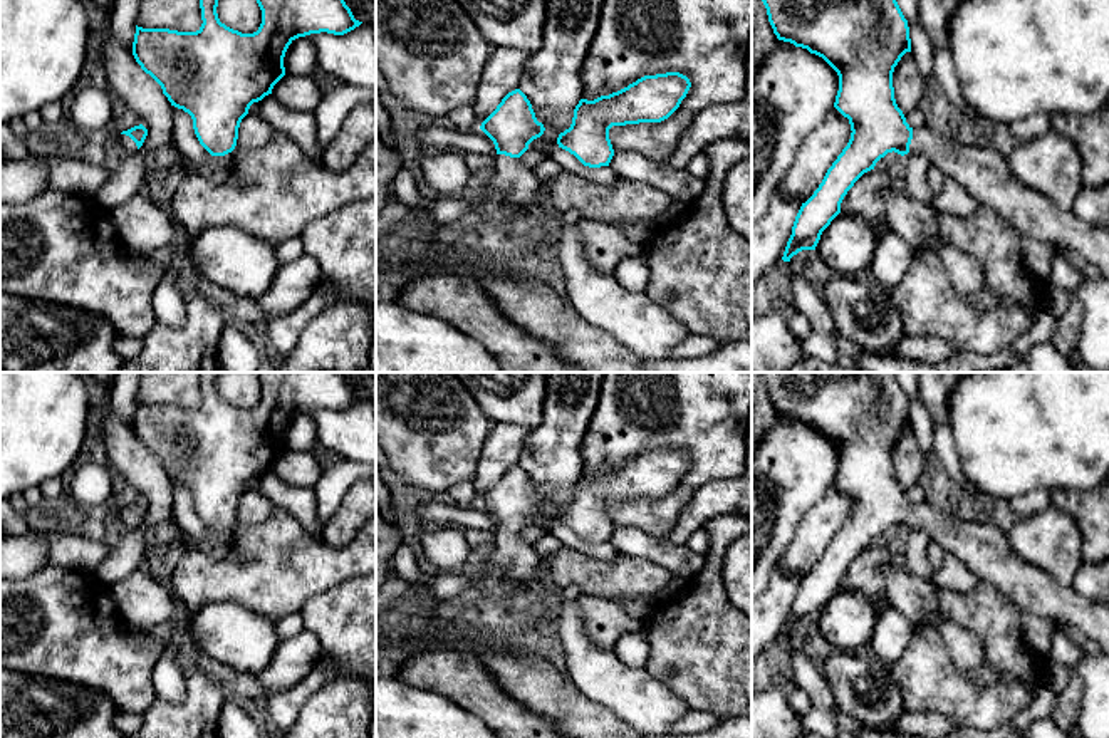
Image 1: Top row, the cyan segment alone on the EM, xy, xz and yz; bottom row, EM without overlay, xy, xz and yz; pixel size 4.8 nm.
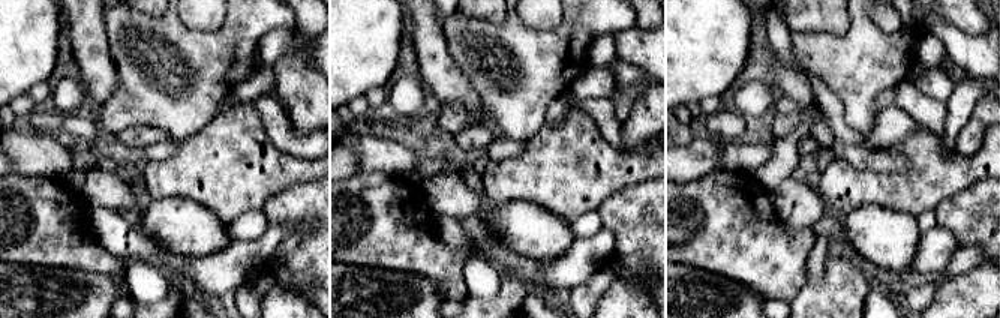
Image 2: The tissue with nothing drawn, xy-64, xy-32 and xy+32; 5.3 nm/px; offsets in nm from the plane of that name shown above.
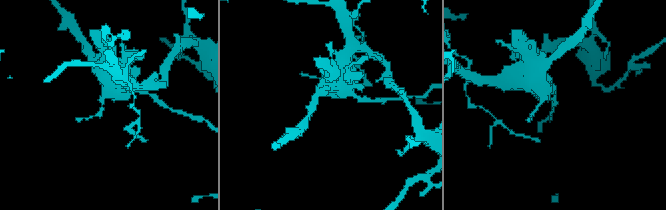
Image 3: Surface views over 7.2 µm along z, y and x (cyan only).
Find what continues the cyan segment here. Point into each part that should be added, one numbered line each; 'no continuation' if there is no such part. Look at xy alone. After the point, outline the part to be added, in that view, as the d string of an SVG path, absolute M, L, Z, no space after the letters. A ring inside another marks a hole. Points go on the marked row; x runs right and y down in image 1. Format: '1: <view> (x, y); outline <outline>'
1: xy (126, 145); outline M121 134L117 153L134 153L136 149L138 149L136 143L129 136Z

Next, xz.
1: xz (517, 185); outline M497 154L495 168L476 179L473 193L482 200L498 193L512 206L534 206L545 200L547 190L545 181L539 179L518 158Z

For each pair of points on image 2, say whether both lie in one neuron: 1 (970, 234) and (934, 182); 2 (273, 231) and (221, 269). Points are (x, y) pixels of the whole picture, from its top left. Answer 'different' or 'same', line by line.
1: different
2: same

